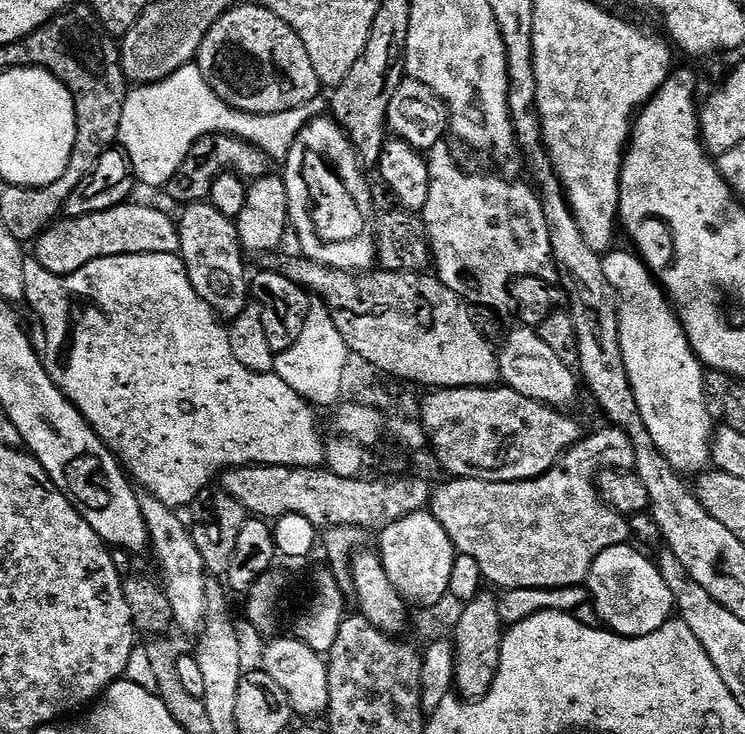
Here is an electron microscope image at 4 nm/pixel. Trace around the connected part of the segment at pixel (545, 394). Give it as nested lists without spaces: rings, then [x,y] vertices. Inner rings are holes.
[[[523,326],[517,329],[517,332],[509,334],[504,349],[501,347],[498,352],[500,380],[526,398],[561,410],[567,409],[567,404],[576,400],[577,373],[564,364],[562,358],[558,358],[558,354],[554,354],[554,350],[546,346],[546,342],[542,342],[539,331]]]

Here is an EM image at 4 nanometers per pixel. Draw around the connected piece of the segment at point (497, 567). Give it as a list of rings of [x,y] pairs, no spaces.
[[[604,426],[601,432],[596,432],[593,436],[585,435],[580,443],[573,444],[567,452],[560,458],[557,467],[551,468],[546,474],[539,476],[537,480],[519,480],[518,482],[486,482],[485,480],[461,480],[459,478],[449,479],[449,484],[444,484],[441,488],[437,487],[433,491],[430,501],[430,511],[434,518],[445,527],[446,532],[452,539],[453,546],[457,553],[461,556],[469,556],[474,558],[474,562],[478,562],[478,566],[482,570],[485,581],[489,585],[495,586],[497,589],[506,588],[569,588],[575,584],[583,585],[587,581],[590,574],[590,566],[594,566],[594,558],[598,558],[598,554],[602,554],[602,550],[610,550],[610,546],[618,546],[619,544],[627,544],[630,540],[630,524],[625,517],[621,516],[600,496],[600,491],[596,488],[596,477],[604,471],[605,468],[622,468],[632,470],[636,467],[636,455],[634,454],[634,446],[630,442],[628,435],[620,428]]]

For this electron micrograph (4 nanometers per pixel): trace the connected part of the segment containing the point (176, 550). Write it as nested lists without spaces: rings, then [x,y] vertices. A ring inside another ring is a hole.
[[[139,493],[142,518],[146,522],[148,543],[151,551],[156,551],[160,564],[164,567],[164,580],[162,587],[168,596],[172,607],[172,618],[175,627],[184,632],[199,633],[204,627],[204,603],[206,602],[206,569],[202,562],[202,554],[198,554],[198,546],[194,546],[189,525],[179,520],[177,513],[170,506],[158,502],[150,493]]]

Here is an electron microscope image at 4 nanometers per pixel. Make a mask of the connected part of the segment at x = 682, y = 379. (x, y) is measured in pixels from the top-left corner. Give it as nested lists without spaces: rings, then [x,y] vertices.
[[[624,326],[620,330],[620,341],[626,374],[630,378],[638,410],[642,410],[642,422],[646,422],[646,430],[652,432],[654,446],[660,448],[660,453],[676,472],[699,474],[705,471],[712,459],[714,421],[704,401],[706,369],[693,354],[683,328]]]

